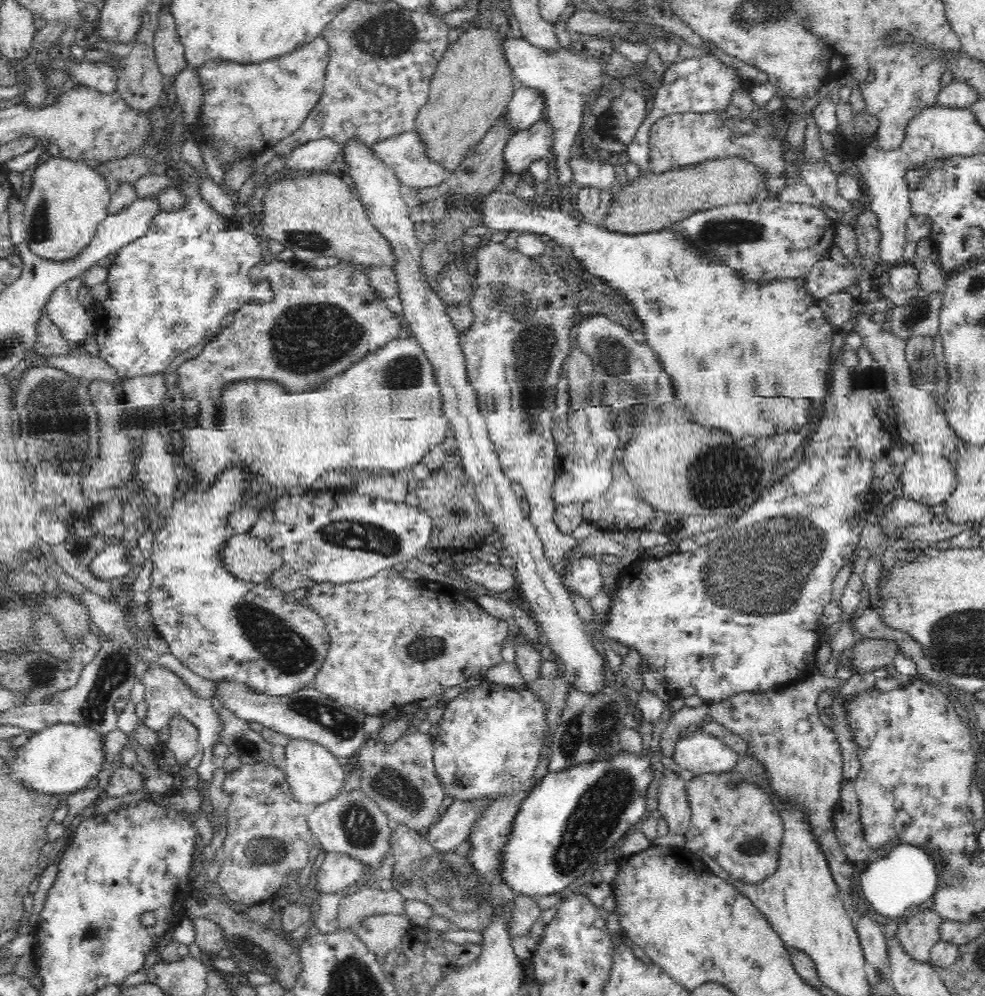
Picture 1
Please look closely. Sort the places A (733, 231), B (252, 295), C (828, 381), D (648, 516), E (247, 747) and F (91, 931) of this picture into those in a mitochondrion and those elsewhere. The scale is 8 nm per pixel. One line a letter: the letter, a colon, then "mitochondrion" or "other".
A: mitochondrion
B: other
C: other
D: other
E: mitochondrion
F: mitochondrion

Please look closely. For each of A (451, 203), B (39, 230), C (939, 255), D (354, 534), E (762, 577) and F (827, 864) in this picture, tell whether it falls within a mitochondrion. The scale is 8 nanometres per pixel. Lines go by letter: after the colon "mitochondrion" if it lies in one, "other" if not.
A: other
B: mitochondrion
C: other
D: mitochondrion
E: mitochondrion
F: other

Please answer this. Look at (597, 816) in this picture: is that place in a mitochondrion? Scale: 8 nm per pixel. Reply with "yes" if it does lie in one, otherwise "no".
yes

